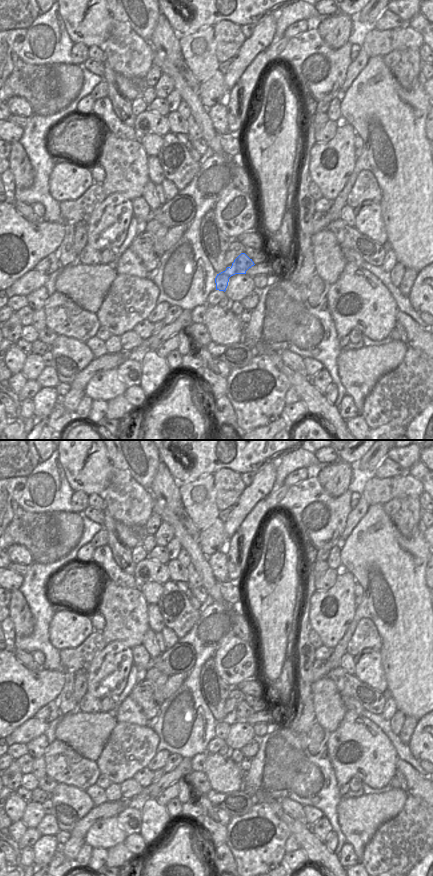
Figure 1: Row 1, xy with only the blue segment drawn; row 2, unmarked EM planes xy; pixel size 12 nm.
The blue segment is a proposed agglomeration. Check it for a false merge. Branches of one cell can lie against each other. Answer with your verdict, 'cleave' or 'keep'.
cleave

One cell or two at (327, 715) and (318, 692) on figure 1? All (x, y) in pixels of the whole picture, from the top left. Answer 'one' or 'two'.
one

